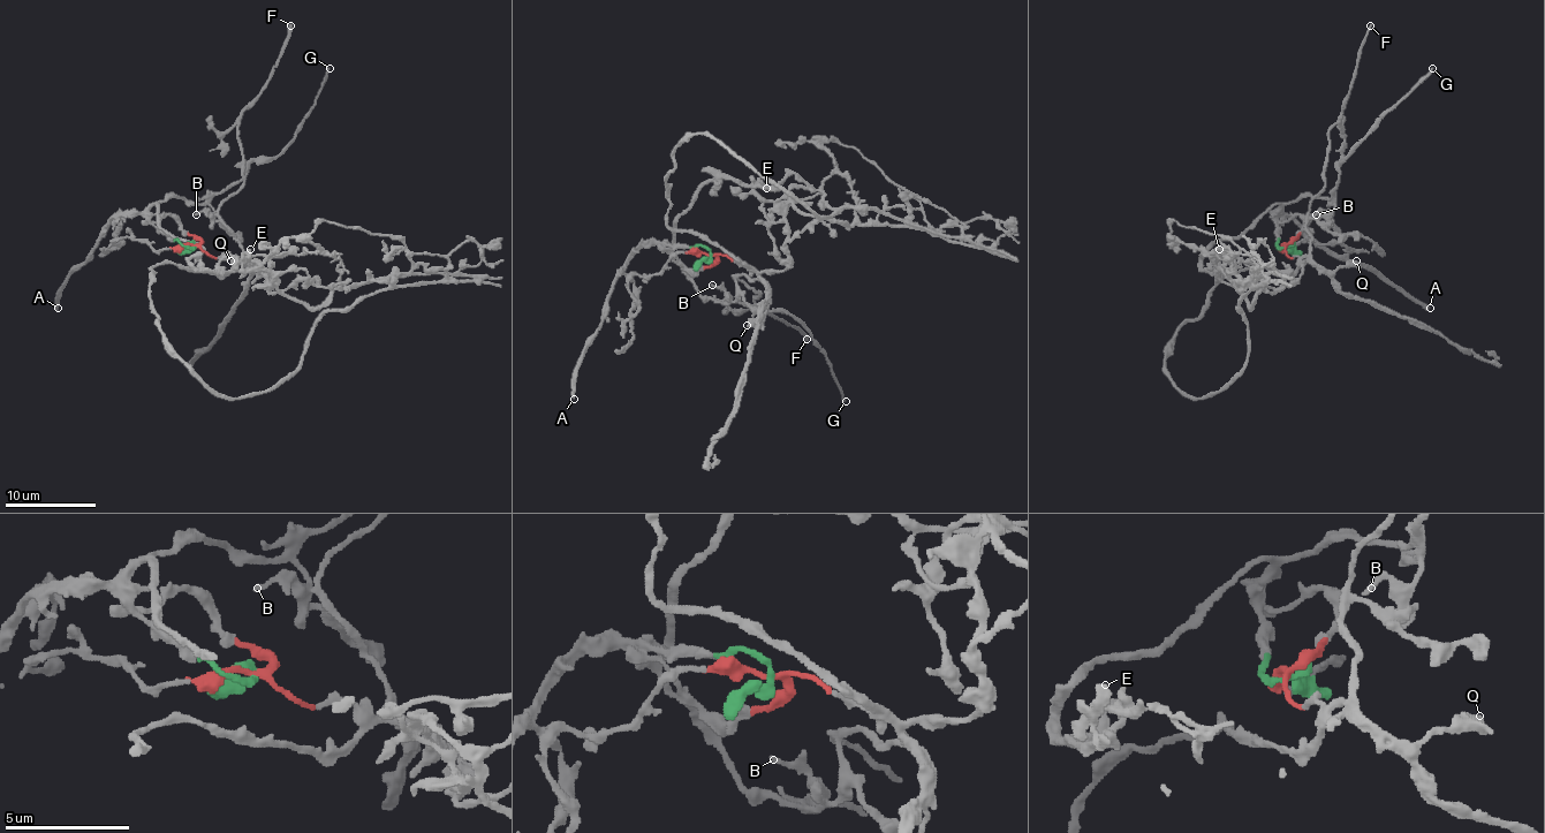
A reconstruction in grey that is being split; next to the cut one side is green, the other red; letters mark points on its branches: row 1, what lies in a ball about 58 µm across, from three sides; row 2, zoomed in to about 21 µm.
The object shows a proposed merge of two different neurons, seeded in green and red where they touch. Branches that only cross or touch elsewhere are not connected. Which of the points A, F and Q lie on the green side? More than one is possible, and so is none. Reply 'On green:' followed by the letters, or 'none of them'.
On green: A

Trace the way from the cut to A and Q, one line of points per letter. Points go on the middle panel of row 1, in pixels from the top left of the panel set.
A: (711, 255), (699, 245), (643, 245), (634, 255), (608, 296), (599, 331), (576, 369), (574, 399)
Q: (711, 255), (746, 264), (766, 287), (766, 310), (748, 326)

